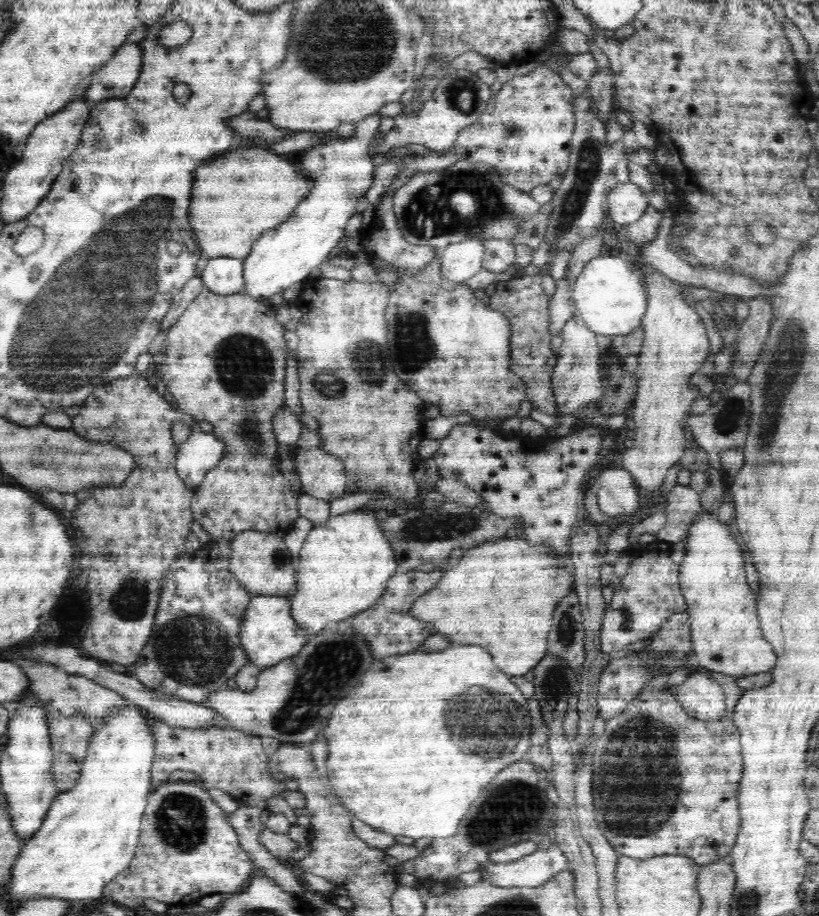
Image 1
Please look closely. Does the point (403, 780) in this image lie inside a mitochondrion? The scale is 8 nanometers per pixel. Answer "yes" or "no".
no

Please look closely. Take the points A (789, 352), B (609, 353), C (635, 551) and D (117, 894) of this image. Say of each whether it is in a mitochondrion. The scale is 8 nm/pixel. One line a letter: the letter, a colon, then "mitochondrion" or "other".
A: mitochondrion
B: other
C: other
D: other

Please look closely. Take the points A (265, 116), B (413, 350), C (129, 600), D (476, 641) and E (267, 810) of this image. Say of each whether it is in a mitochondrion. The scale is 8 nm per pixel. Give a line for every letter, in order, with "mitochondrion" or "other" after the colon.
A: other
B: mitochondrion
C: mitochondrion
D: other
E: other

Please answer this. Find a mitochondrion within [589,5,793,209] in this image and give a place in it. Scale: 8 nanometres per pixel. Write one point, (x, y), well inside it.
(729, 41)

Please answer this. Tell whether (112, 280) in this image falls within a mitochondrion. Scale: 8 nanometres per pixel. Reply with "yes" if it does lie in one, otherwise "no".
yes

